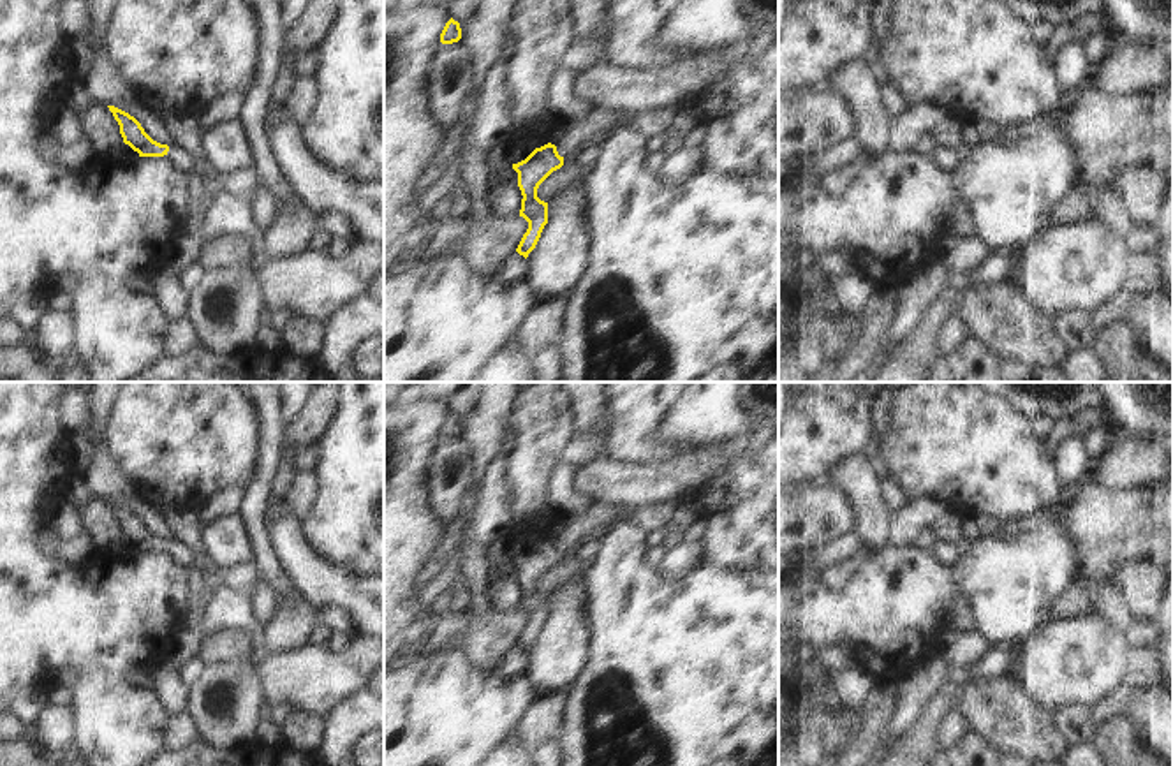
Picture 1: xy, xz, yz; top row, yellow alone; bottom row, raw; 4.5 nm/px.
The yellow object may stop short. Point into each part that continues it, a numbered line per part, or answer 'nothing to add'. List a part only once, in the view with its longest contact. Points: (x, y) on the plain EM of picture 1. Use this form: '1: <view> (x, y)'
1: xy (177, 548)

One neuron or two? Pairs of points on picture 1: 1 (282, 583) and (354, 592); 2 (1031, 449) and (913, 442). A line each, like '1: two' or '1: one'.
1: two
2: one

